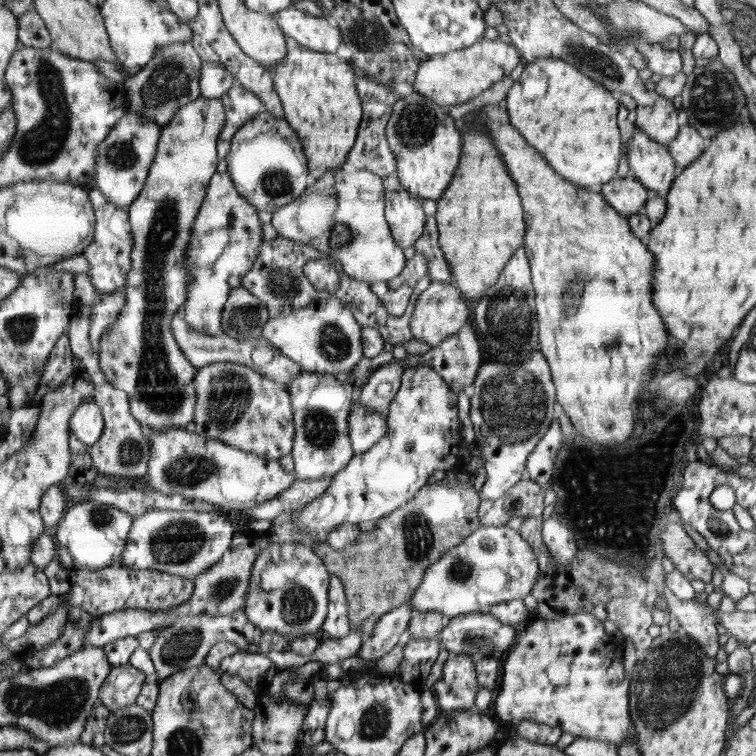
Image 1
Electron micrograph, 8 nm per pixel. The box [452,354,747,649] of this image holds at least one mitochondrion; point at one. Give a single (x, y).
(515, 405)

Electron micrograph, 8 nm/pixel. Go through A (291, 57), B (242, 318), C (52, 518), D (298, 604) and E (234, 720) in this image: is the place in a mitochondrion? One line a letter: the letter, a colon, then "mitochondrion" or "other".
A: other
B: mitochondrion
C: other
D: mitochondrion
E: other

